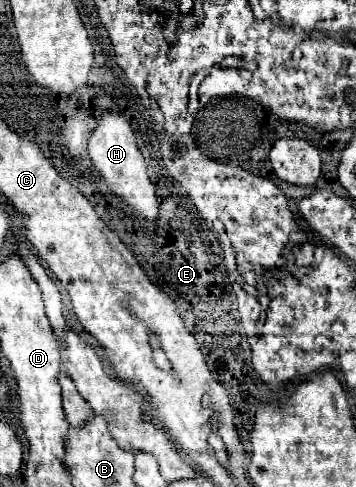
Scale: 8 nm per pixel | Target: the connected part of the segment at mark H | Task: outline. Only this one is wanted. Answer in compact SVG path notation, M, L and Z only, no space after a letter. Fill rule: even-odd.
M105 111L98 121L98 127L94 129L90 137L90 157L98 173L104 177L106 185L128 205L142 215L146 221L156 221L158 219L158 197L154 193L154 183L150 181L146 173L146 163L144 157L138 149L136 135L129 122L125 119L122 112Z

